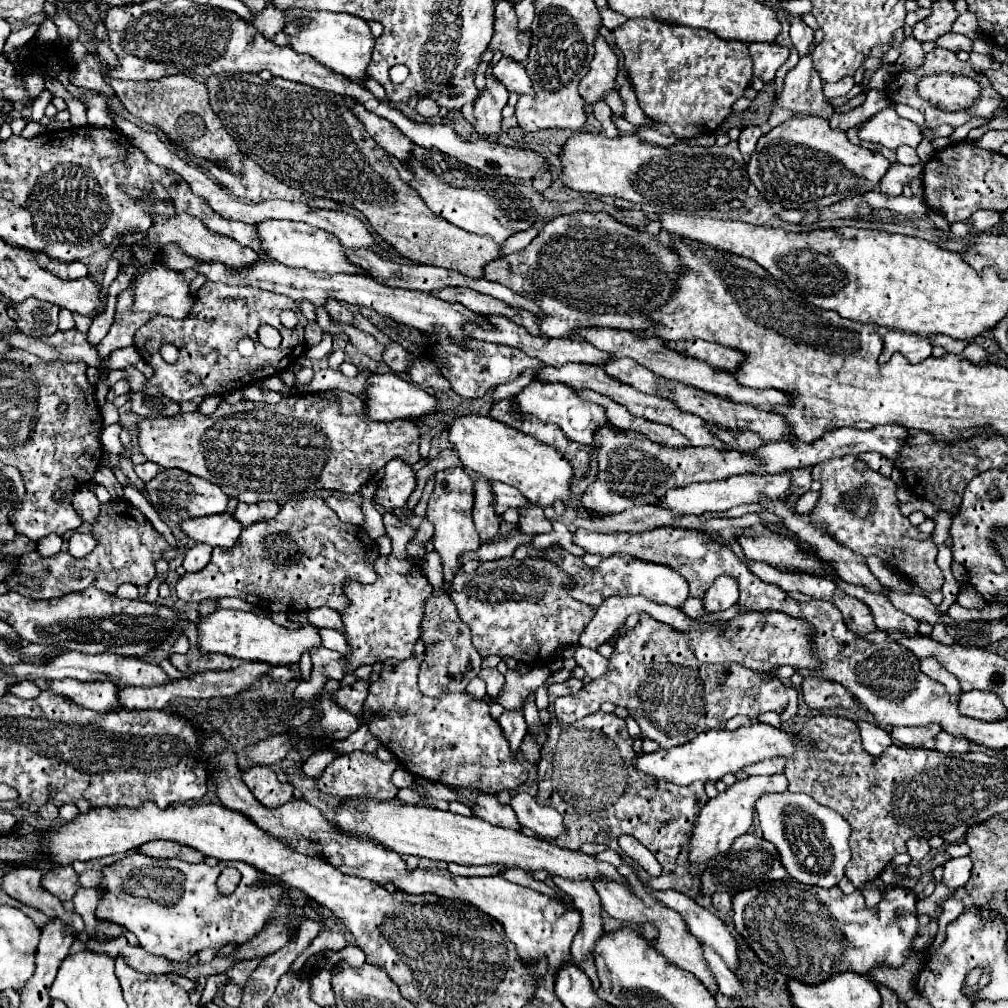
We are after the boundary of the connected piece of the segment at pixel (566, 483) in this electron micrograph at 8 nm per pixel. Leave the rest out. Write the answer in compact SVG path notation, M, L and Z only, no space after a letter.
M468 413L468 415L456 417L454 421L450 421L448 423L448 441L466 469L490 481L500 481L500 483L516 487L530 503L540 505L540 507L550 507L556 499L562 499L580 517L596 517L596 515L588 515L580 507L578 497L570 493L572 467L562 457L562 453L556 451L554 447L544 445L536 441L534 437L528 437L480 413Z

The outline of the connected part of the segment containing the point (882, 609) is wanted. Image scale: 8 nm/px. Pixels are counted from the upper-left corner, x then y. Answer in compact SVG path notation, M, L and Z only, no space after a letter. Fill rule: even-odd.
M830 577L846 595L850 597L858 597L860 601L864 601L868 605L868 609L872 611L872 617L878 625L878 629L882 631L896 631L896 629L902 629L902 633L908 633L908 635L918 635L918 621L916 619L910 619L910 615L898 611L892 603L886 603L886 597L884 595L878 595L878 593L870 593L862 587L852 587L848 583L842 583L838 581L836 577Z

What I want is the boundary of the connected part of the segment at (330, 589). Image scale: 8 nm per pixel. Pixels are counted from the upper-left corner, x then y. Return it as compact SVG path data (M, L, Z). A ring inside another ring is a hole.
M308 497L300 501L284 503L276 517L268 521L254 523L252 527L244 529L238 537L234 547L214 547L210 563L196 573L186 573L176 583L176 593L184 601L206 601L206 599L220 599L220 597L238 597L262 611L272 613L304 612L316 607L330 607L334 611L344 611L349 605L349 599L344 595L342 587L346 581L356 579L360 583L374 583L376 571L374 561L378 557L378 545L368 537L368 533L358 525L348 525L338 519L330 507L318 497Z

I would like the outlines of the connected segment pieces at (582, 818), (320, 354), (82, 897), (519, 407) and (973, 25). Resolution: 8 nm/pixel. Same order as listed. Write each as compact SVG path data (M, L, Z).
M576 677L548 687L548 711L552 715L552 723L548 729L548 739L542 745L542 757L538 761L536 801L544 807L560 811L564 817L564 833L554 843L570 851L580 851L584 843L602 843L620 853L618 837L624 833L632 835L654 853L654 857L662 865L662 875L652 879L626 855L620 855L622 863L636 867L638 879L644 885L656 891L676 889L694 899L700 891L700 879L688 873L688 847L690 829L698 817L698 811L708 801L704 793L704 783L692 783L688 787L682 787L666 783L666 779L654 779L652 775L642 775L640 771L634 771L636 753L632 749L632 737L626 731L626 721L618 719L614 713L598 711L570 727L560 725L554 719L552 703L556 701L556 697L576 693L582 687L584 683Z
M324 333L323 340L315 345L309 346L304 355L310 359L321 359L329 355L332 351L332 336Z
M78 889L74 899L72 899L74 911L78 911L78 915L84 919L86 929L90 929L90 933L98 925L98 921L94 919L94 911L98 907L98 899L100 899L100 891L96 891L96 889Z
M532 381L526 389L522 389L516 397L514 397L514 411L522 413L522 415L534 415L540 421L546 423L556 423L560 425L560 429L564 431L564 435L570 441L576 441L580 445L590 445L590 447L598 447L598 441L594 439L594 433L598 431L598 427L610 425L610 421L606 419L606 411L604 407L584 401L576 395L574 389L566 387L564 383L540 383L540 381Z
M962 13L962 15L956 19L952 31L954 31L954 33L962 33L962 35L966 35L966 37L970 37L970 39L982 37L982 31L980 31L980 27L978 27L978 21L974 19L972 13Z

